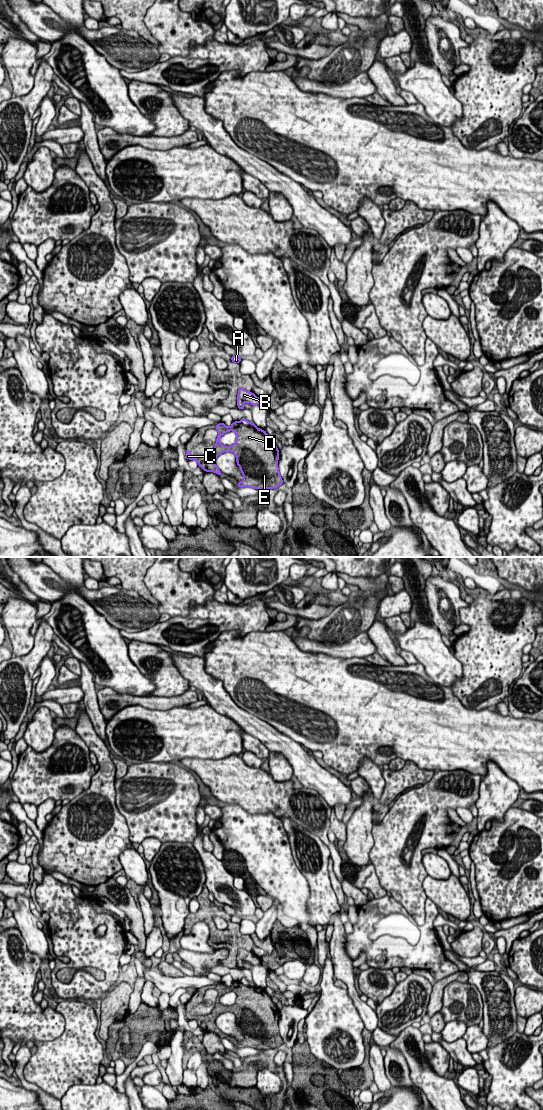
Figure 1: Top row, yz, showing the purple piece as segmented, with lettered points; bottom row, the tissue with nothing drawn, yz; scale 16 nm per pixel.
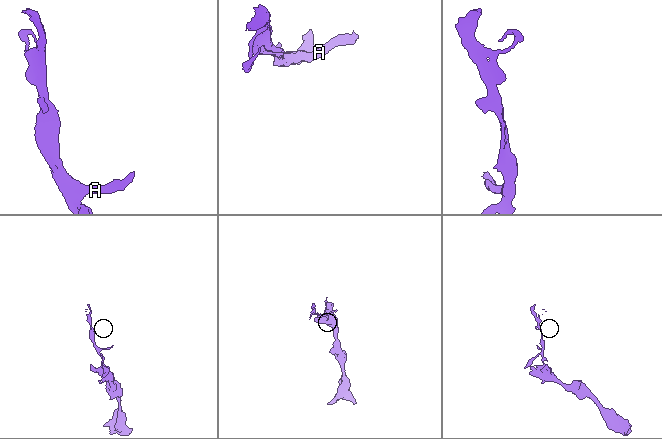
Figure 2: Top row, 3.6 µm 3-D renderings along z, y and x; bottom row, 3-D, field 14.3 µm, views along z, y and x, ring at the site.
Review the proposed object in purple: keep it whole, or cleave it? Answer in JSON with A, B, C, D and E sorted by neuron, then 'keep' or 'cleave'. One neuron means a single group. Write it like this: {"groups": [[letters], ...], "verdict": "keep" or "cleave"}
{"groups": [["A", "B"], ["C", "D", "E"]], "verdict": "cleave"}

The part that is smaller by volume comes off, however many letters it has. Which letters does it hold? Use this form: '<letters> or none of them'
A, B

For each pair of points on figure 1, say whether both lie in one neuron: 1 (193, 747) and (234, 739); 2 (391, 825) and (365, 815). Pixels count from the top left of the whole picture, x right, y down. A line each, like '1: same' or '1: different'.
1: same
2: different

